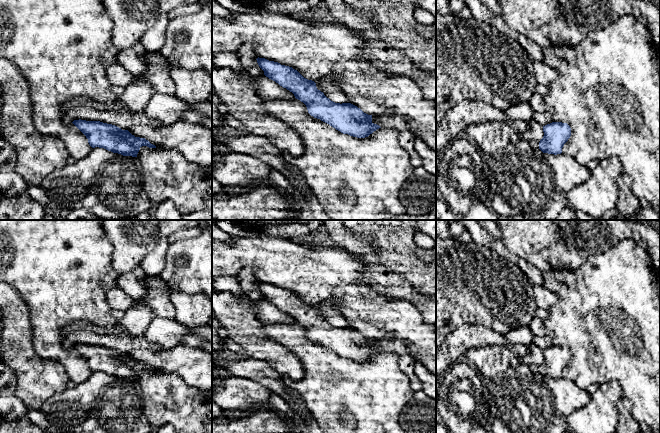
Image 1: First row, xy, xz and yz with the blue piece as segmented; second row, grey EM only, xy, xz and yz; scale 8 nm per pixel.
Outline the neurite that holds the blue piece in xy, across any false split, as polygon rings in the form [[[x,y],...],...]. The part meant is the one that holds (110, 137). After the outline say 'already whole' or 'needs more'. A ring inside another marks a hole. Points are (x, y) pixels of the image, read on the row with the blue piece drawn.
[[[74,120],[72,122],[88,139],[92,148],[104,148],[123,156],[137,157],[142,146],[156,148],[145,138],[135,137],[128,130],[100,121]]]; already whole

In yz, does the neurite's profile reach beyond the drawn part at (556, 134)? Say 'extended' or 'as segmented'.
as segmented

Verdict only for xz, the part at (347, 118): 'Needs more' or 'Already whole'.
Already whole

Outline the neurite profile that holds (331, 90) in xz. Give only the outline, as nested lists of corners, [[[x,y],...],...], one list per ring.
[[[333,75],[320,79],[315,82],[318,90],[324,93],[324,95],[335,103],[349,103],[349,99],[345,92],[335,83],[335,77]]]

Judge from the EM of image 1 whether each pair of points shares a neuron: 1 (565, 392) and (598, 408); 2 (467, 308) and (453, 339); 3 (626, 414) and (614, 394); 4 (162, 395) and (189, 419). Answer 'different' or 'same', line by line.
1: different
2: different
3: different
4: same

